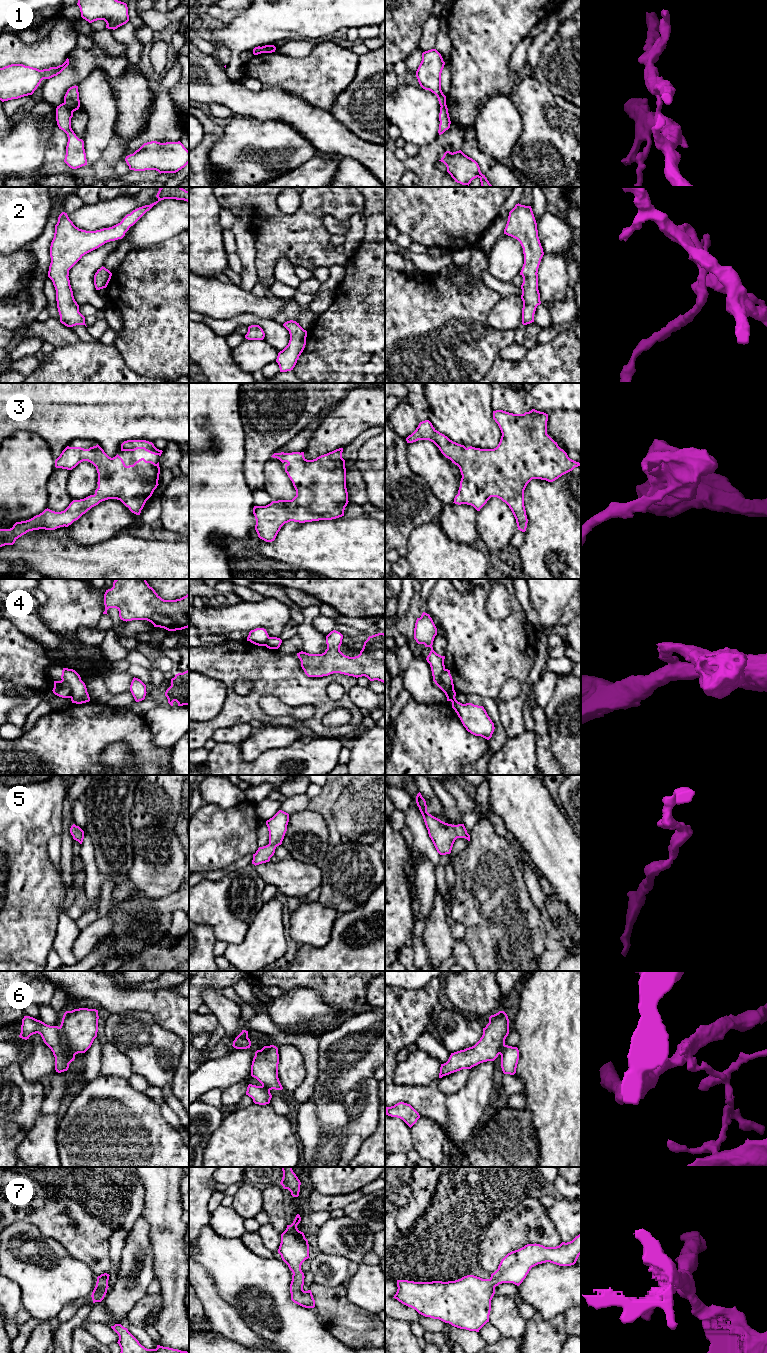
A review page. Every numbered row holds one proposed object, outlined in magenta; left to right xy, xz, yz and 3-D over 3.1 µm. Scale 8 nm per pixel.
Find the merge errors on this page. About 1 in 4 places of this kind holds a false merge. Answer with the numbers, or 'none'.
1, 4, 6

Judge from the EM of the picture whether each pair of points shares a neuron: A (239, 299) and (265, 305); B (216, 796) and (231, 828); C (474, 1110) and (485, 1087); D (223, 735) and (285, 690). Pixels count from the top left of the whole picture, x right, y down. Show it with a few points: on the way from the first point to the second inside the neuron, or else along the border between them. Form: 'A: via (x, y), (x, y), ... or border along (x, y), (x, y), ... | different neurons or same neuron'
A: via (245, 302), (259, 305) | same neuron
B: border along (244, 800), (229, 808), (205, 804) | different neurons
C: via (474, 1104), (474, 1099), (479, 1093) | same neuron
D: border along (248, 722), (221, 727), (216, 730) | different neurons

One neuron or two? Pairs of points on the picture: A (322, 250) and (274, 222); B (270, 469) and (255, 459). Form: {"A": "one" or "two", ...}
{"A": "one", "B": "two"}

